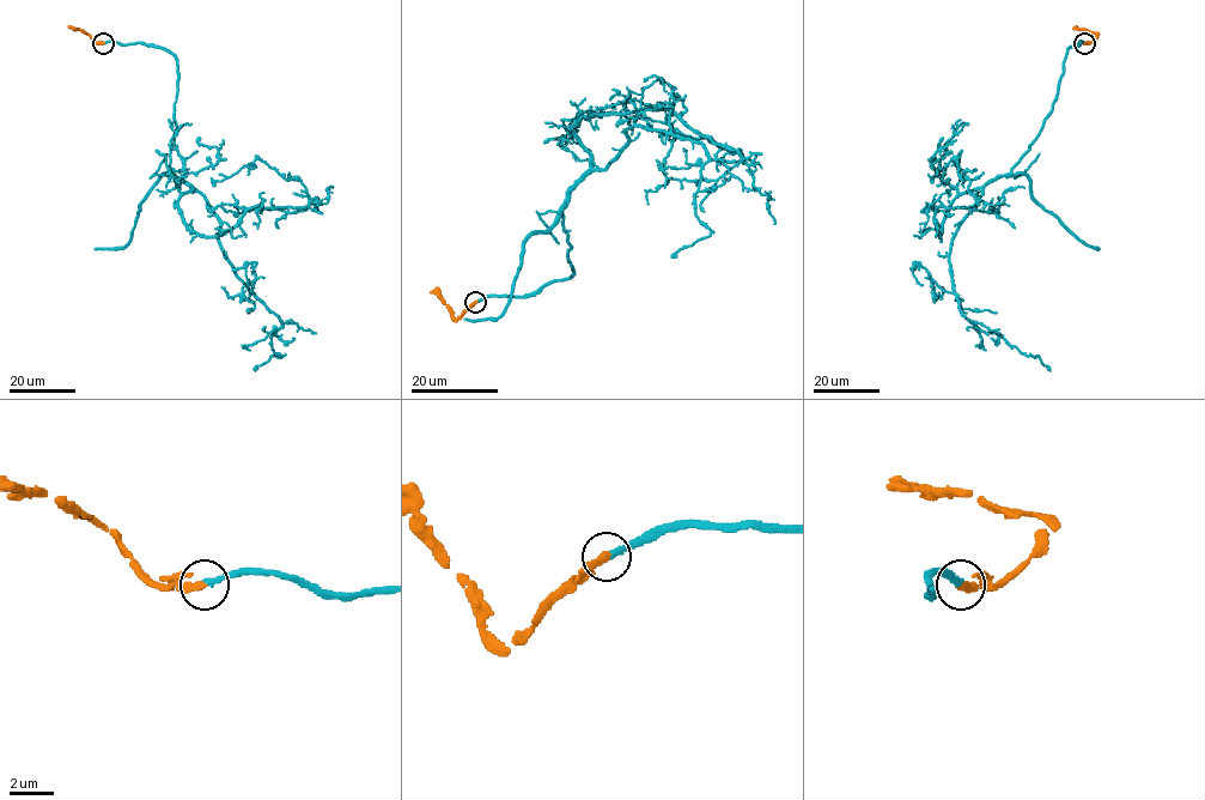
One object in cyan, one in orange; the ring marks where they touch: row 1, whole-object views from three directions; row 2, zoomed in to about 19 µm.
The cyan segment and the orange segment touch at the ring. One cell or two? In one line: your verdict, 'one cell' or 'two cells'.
one cell

